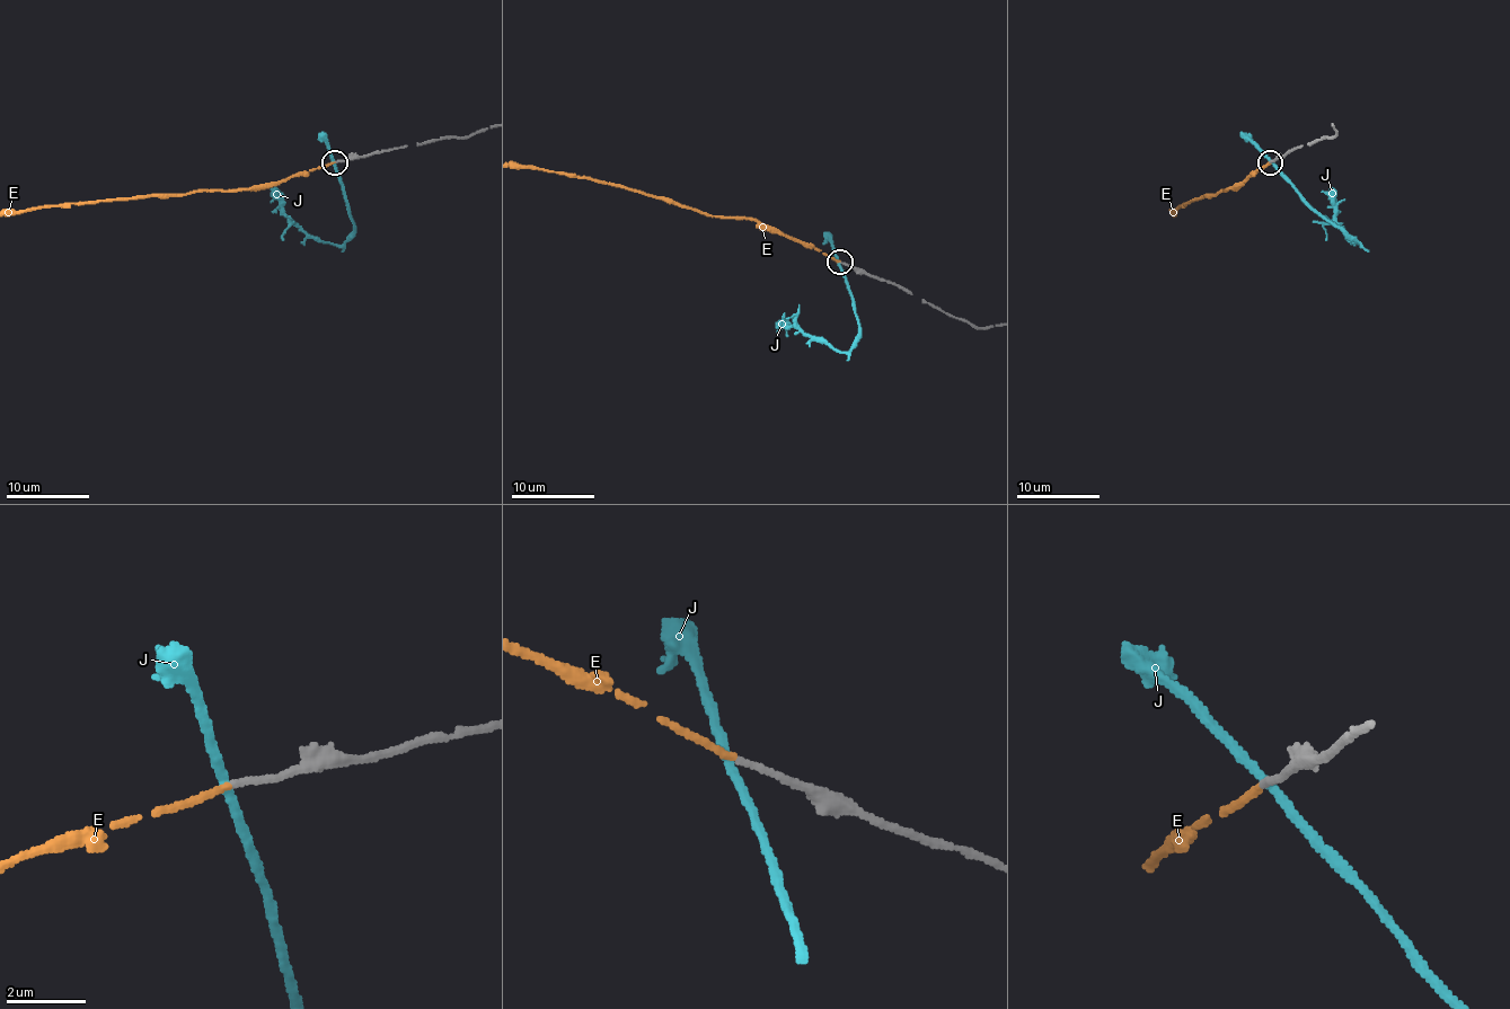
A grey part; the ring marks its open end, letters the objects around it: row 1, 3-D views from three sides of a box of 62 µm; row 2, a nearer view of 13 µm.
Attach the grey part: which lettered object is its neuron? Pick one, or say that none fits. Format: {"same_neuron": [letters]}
{"same_neuron": ["E"]}

